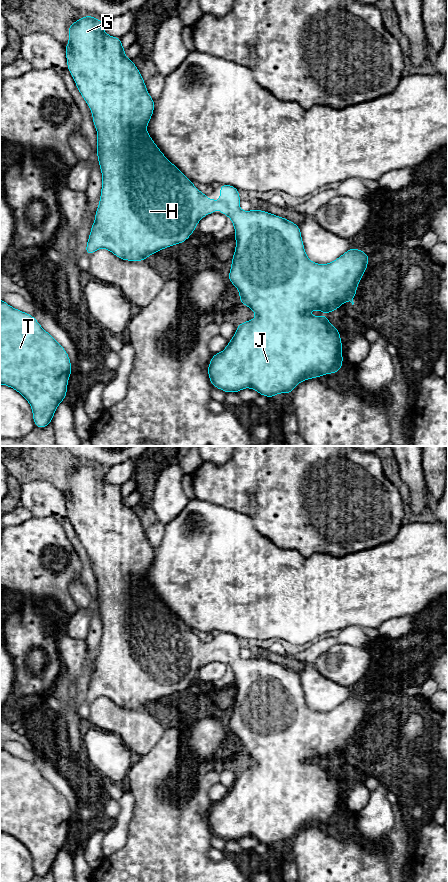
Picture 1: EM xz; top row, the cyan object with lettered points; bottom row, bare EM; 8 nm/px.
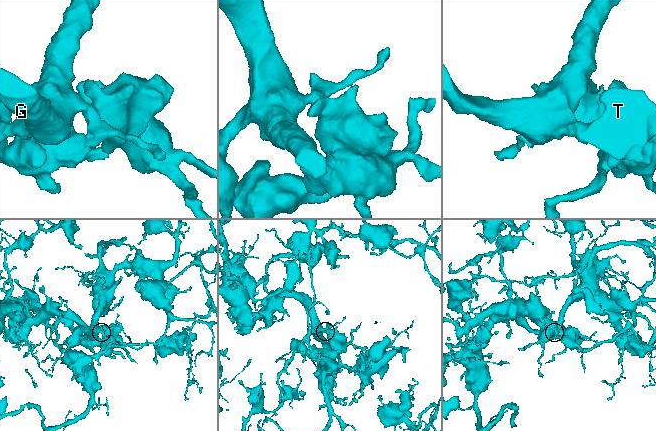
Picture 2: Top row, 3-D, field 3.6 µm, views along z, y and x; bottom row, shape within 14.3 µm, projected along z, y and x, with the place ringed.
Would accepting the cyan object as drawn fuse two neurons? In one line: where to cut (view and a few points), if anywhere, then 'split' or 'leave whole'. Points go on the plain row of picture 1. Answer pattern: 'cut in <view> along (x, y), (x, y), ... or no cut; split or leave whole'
no cut; leave whole

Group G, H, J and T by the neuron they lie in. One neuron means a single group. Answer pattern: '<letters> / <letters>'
G H J T

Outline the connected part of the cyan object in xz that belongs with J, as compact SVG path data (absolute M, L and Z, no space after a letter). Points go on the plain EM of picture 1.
M83 464L79 468L73 470L69 477L69 491L65 494L67 515L73 525L75 532L88 552L92 565L93 571L97 578L97 606L99 609L101 621L102 621L102 637L100 643L99 653L96 658L94 672L91 674L91 680L86 693L85 701L90 704L96 698L104 696L109 698L118 706L126 709L145 709L149 703L155 702L158 699L168 696L170 694L181 692L185 690L196 677L197 671L206 663L215 661L217 656L220 656L220 661L227 663L235 676L235 689L236 696L234 704L231 708L232 713L229 719L228 728L238 737L240 746L239 749L252 757L256 762L254 768L249 768L240 771L237 774L236 780L233 786L229 789L226 796L221 801L213 802L213 805L207 816L209 827L211 832L223 838L226 841L235 840L238 841L244 836L252 836L257 839L260 843L266 844L272 847L273 844L279 841L290 842L298 831L311 827L319 826L322 823L332 822L339 820L343 814L343 800L342 800L342 789L340 786L340 780L336 777L327 767L326 764L316 765L308 764L306 761L311 758L323 758L326 762L337 758L345 749L350 749L354 752L353 747L357 741L357 733L364 723L367 712L369 710L369 703L357 696L350 696L342 704L338 705L331 711L328 712L317 712L309 708L304 692L301 686L301 678L299 674L292 669L276 664L266 659L253 657L251 659L242 659L239 656L241 649L239 644L239 638L231 633L221 632L220 633L220 650L218 651L215 645L212 648L208 648L208 642L200 640L194 633L193 630L187 626L182 619L180 619L173 611L171 611L165 603L159 598L158 594L154 591L150 583L148 582L146 575L154 560L155 549L150 545L145 529L143 528L138 516L133 511L133 508L125 505L125 497L122 494L121 486L107 483L104 480L104 471L94 464Z

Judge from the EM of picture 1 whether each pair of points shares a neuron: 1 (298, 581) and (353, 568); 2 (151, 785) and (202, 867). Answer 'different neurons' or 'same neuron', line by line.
1: same neuron
2: same neuron

